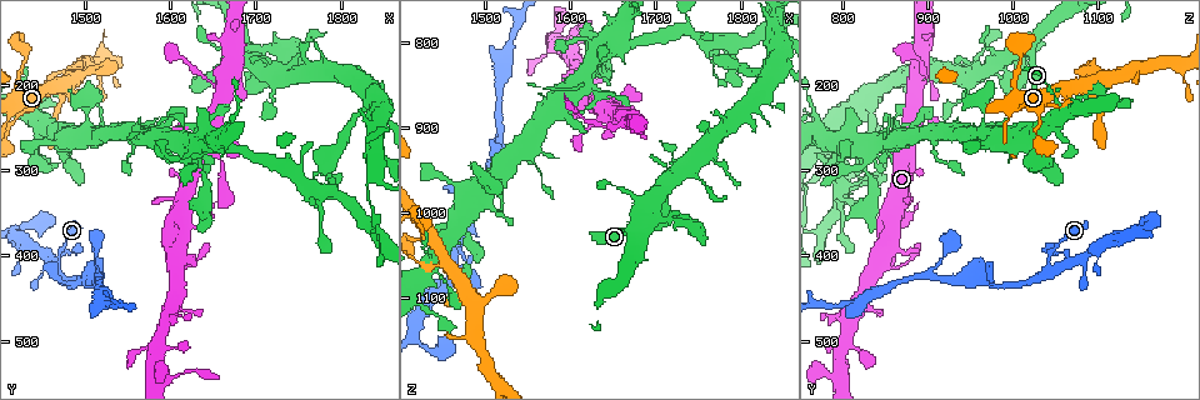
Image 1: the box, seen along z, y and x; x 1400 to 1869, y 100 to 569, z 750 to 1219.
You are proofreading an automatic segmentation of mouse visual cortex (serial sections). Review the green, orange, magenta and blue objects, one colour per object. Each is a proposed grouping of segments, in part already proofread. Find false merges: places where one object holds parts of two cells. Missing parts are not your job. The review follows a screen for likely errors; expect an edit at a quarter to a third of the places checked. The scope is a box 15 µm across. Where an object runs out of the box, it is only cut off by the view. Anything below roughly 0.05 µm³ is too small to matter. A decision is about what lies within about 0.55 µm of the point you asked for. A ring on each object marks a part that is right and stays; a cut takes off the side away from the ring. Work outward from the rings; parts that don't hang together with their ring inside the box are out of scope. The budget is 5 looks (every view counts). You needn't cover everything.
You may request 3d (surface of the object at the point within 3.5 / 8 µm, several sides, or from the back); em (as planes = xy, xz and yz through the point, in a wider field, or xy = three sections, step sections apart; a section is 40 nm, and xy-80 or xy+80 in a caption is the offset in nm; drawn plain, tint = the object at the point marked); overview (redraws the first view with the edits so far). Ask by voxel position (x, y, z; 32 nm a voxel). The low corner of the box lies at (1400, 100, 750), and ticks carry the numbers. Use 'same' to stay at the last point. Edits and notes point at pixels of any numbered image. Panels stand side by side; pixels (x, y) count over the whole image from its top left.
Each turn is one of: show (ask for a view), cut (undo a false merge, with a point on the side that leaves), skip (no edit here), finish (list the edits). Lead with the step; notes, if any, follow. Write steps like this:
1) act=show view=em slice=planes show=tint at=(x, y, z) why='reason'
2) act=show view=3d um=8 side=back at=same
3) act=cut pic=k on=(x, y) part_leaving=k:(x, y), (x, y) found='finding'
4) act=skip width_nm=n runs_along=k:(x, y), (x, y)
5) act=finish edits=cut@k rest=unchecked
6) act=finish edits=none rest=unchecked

act=show view=3d um=3.5 at=(1725, 155, 1010) why='sharp bend'

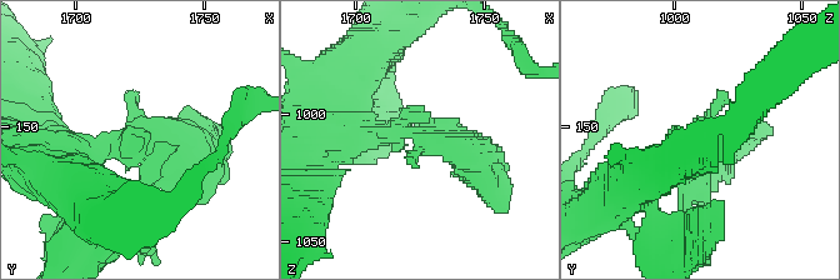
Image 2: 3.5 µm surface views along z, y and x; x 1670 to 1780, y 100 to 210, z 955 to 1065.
act=show view=em slice=xy step=3 show=tint at=(1725, 154, 1007) why='now the EM'

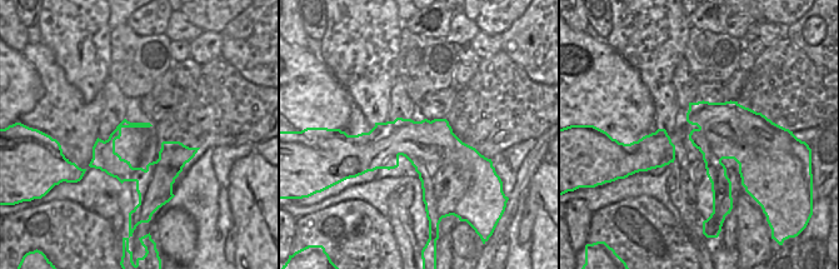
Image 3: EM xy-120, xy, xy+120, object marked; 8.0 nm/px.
act=show view=em slice=planes show=tint at=same why='cut it another way'

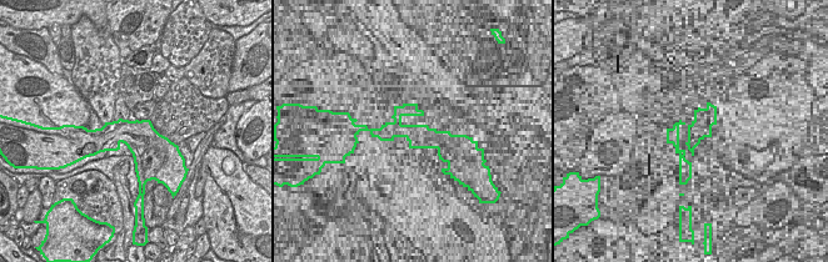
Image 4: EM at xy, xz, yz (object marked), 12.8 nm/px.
act=cut pic=2 on=(151, 135) part_leaving=2:(391, 135), (430, 135), (426, 125) found='a second cell is stuck on'

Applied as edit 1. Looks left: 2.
act=show view=3d um=8 side=back at=(1455, 200, 1060) why='three arms meet'

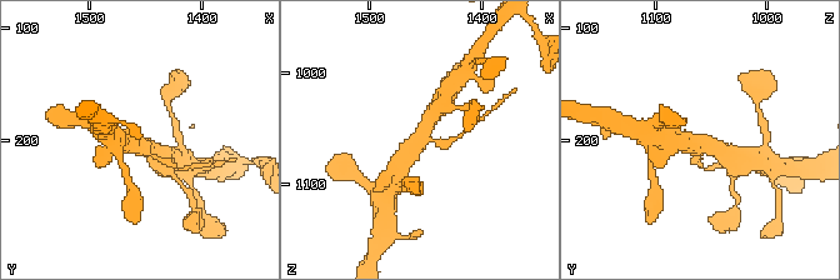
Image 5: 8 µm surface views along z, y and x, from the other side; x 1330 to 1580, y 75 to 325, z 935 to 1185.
act=show view=em slice=xy step=3 show=tint at=(1456, 206, 1058) arms=3 arm_widths_nm=200,450,600 why='now the EM'

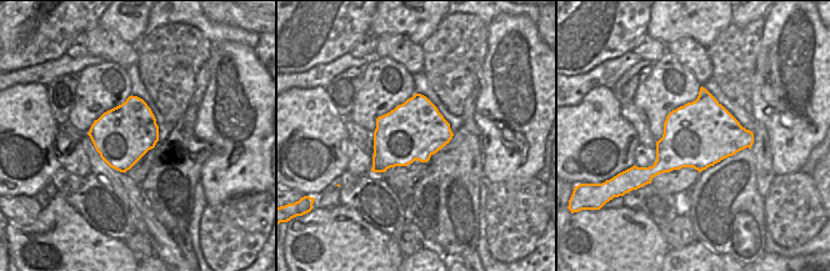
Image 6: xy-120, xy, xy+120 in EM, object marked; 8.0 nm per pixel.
act=cut pic=5 on=(449, 141) found='two cells meet here'

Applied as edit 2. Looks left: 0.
act=finish edits=cut@2,cut@5 rest=unchecked

